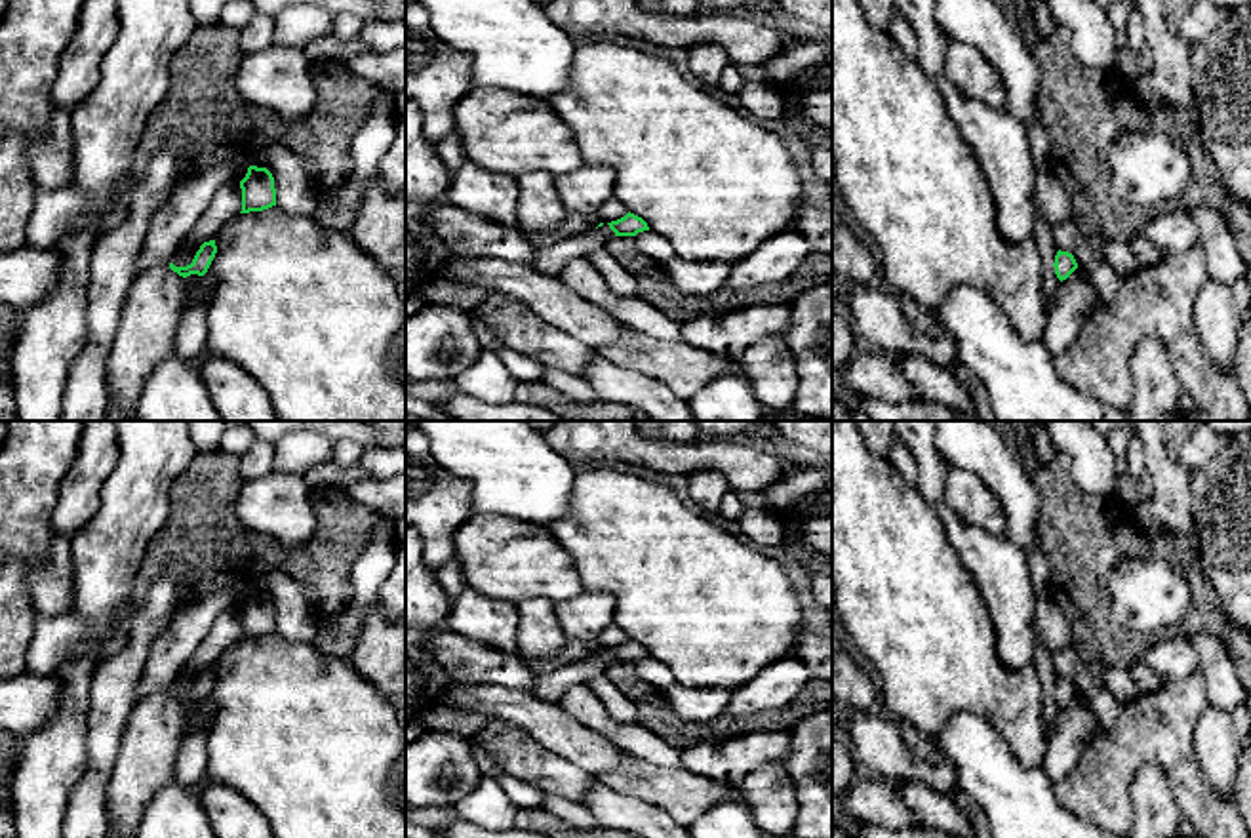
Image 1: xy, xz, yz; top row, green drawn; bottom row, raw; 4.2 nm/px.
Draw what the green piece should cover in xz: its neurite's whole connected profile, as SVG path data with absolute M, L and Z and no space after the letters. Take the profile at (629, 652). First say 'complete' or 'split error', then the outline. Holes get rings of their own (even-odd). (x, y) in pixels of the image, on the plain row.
complete | M630 638L607 651L615 659L615 663L636 663L638 659L649 657L647 649Z

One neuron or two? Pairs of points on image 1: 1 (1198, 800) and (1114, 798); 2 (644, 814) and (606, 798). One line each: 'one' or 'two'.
1: one
2: one

